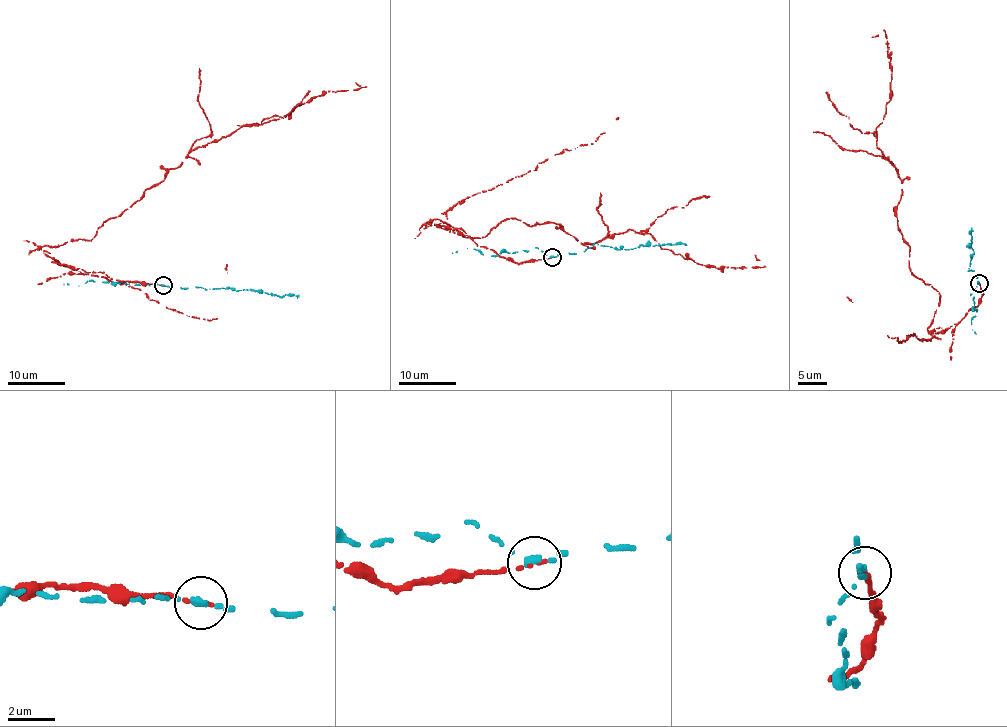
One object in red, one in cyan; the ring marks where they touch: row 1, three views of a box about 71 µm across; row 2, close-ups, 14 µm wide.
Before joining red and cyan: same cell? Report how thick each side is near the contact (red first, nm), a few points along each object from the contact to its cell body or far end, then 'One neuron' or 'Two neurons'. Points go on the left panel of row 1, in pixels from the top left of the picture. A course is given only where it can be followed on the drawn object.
Thickness 140 nm (red) against 300 nm. Course of red: (164, 285), (74, 273), (40, 247), (90, 239), (198, 146), (356, 83). Course of cyan: (164, 285), (298, 295). Two neurons

